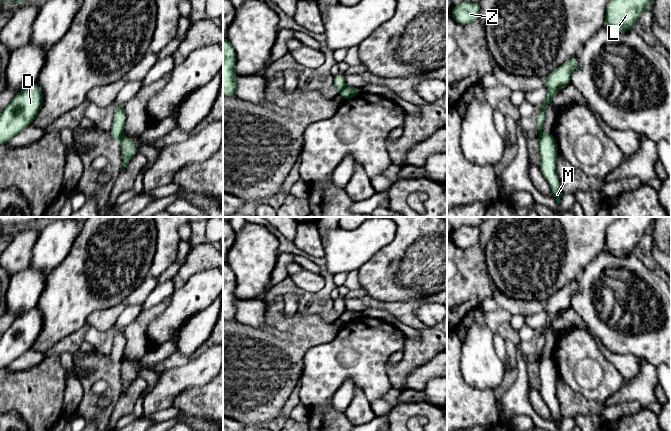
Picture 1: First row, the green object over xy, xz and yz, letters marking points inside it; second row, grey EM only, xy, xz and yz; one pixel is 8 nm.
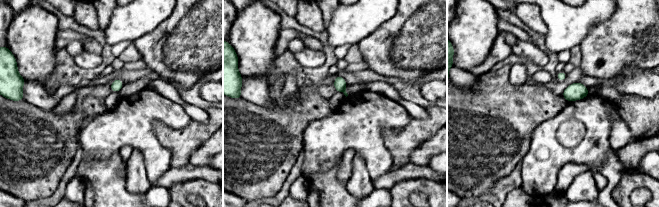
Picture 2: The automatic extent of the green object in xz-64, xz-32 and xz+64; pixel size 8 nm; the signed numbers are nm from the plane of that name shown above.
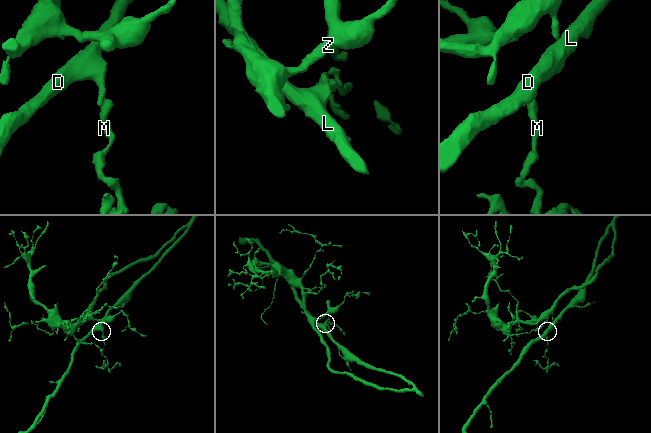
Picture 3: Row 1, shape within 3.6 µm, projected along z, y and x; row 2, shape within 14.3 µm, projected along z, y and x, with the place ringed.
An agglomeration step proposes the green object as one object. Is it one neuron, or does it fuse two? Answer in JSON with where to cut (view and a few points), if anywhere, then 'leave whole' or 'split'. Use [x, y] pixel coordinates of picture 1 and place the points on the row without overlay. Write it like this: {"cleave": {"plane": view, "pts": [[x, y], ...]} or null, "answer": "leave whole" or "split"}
{"cleave": {"plane": "xz", "pts": [[346, 309], [340, 315]]}, "answer": "split"}

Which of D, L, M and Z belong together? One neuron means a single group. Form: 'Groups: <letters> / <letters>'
Groups: D L Z / M

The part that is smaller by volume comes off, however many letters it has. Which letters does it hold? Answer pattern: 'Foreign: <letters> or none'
Foreign: M

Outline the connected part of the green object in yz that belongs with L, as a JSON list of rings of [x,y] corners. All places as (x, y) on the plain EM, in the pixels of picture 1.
[[[621,217],[607,230],[604,250],[625,257],[634,253],[643,235],[649,232],[655,217]]]

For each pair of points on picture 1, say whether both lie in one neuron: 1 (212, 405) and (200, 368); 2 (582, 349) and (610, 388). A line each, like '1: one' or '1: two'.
1: two
2: one

